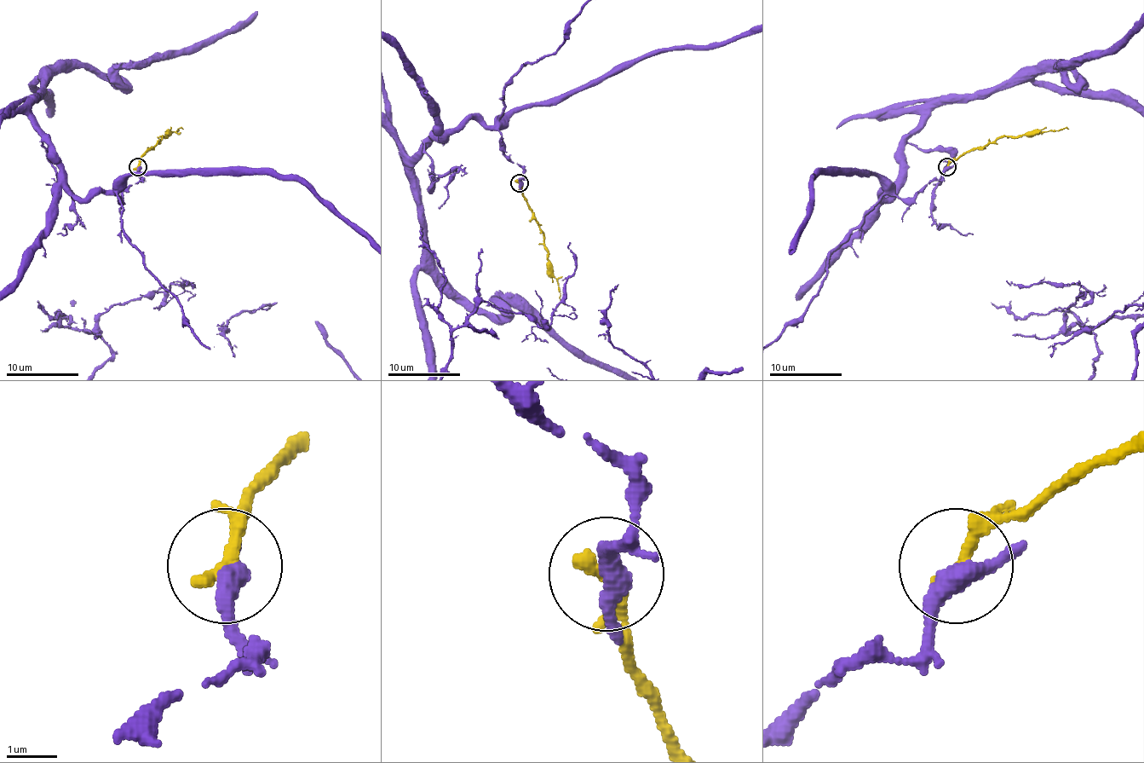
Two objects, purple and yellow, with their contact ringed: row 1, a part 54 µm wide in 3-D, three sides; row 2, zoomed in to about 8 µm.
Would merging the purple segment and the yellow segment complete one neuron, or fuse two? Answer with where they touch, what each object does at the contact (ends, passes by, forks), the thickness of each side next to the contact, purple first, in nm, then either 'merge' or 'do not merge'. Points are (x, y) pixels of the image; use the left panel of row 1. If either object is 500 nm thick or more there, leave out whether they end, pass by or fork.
place (138, 166); purple passes by; yellow ends; calibres 360 and 320 nm; do not merge

